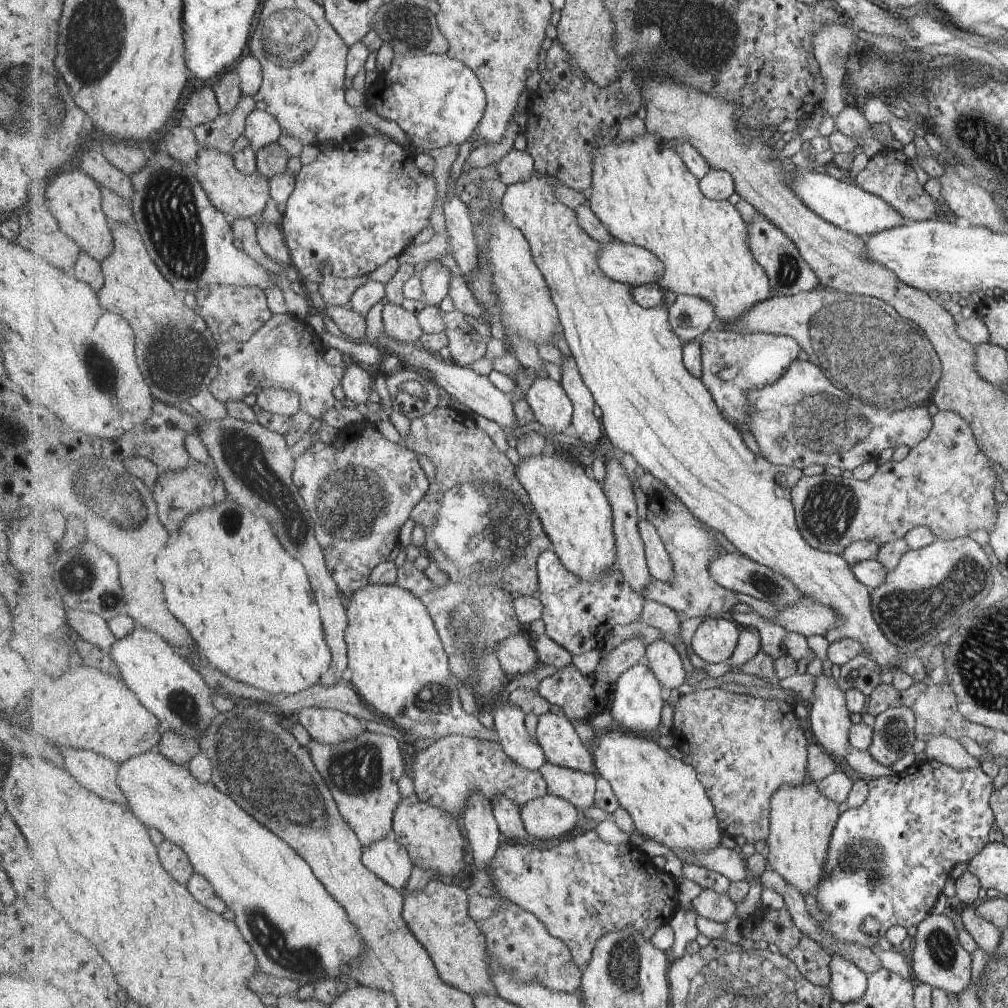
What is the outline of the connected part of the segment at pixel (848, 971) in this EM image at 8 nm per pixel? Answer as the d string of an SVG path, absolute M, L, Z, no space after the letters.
M834 954L832 958L832 980L829 988L833 998L843 1005L859 1001L867 993L870 973L843 958L841 954Z

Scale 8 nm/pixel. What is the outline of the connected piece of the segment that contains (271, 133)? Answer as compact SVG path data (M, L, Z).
M257 109L247 118L245 135L249 138L250 147L256 152L278 142L282 134L283 130L277 118L269 112Z

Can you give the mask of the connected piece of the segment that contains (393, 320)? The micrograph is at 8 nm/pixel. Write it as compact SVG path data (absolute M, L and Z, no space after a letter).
M389 301L384 306L384 328L387 334L401 342L401 344L419 344L424 332L419 326L417 315L402 306L391 304Z

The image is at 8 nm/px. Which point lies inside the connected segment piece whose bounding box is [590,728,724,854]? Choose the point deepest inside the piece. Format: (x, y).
(668, 803)

